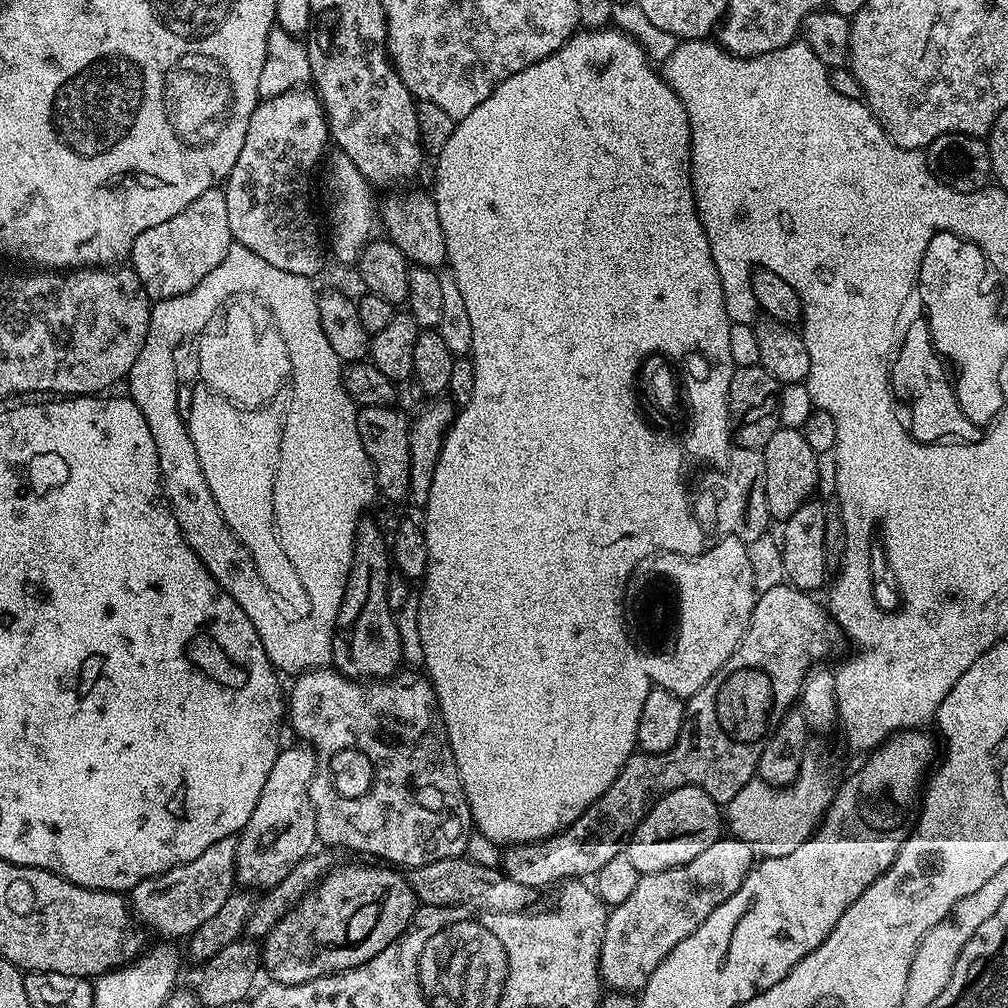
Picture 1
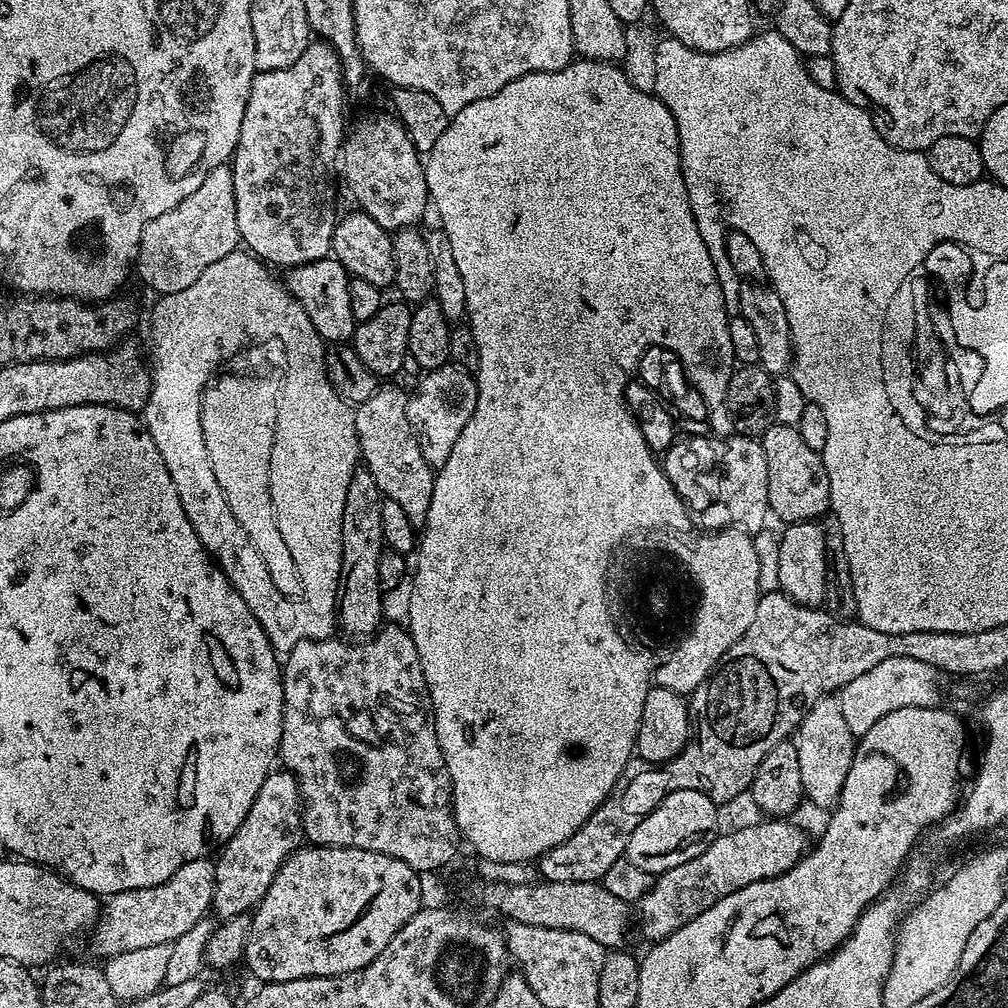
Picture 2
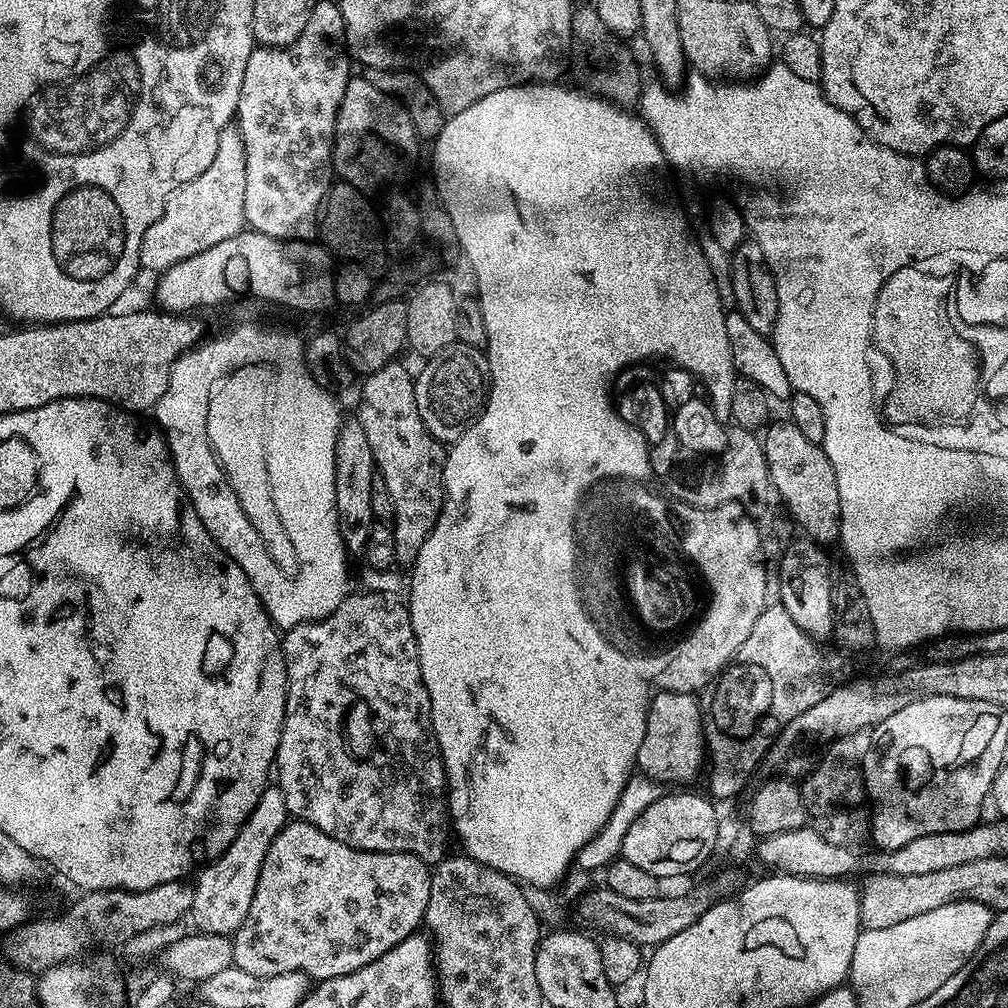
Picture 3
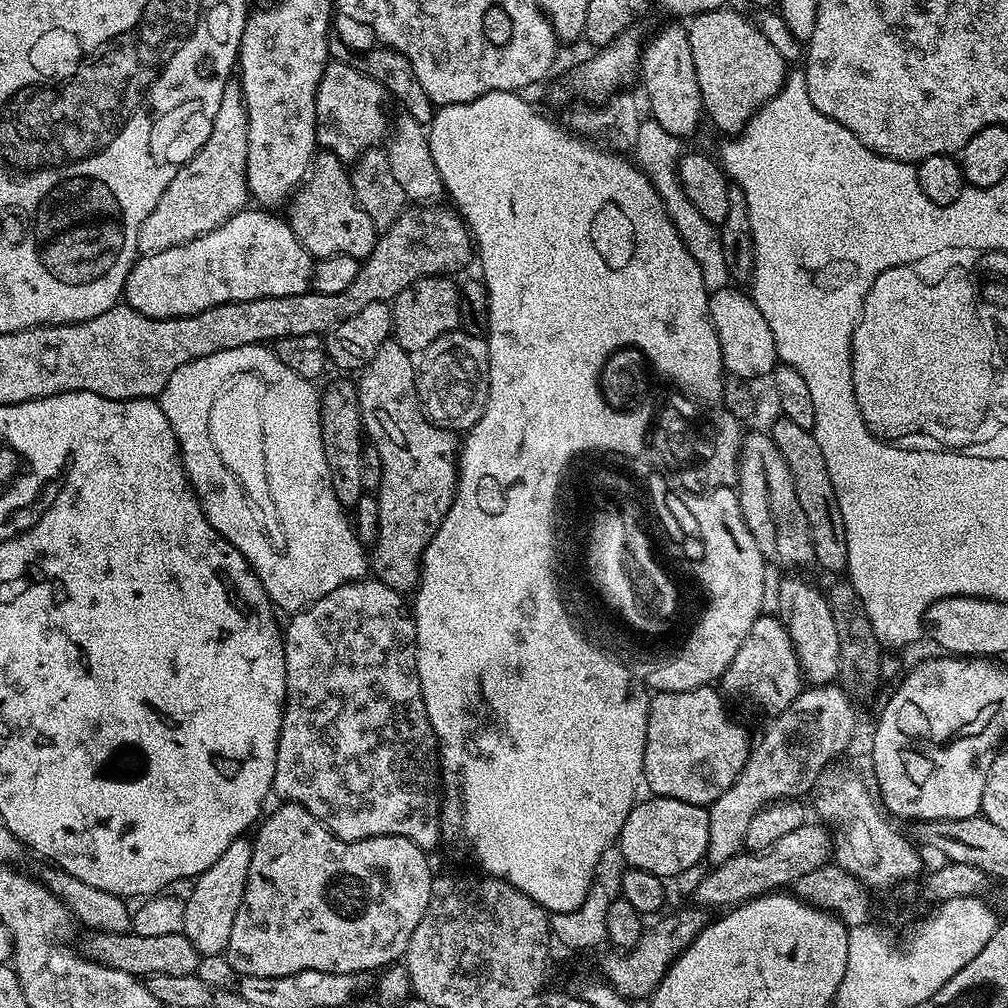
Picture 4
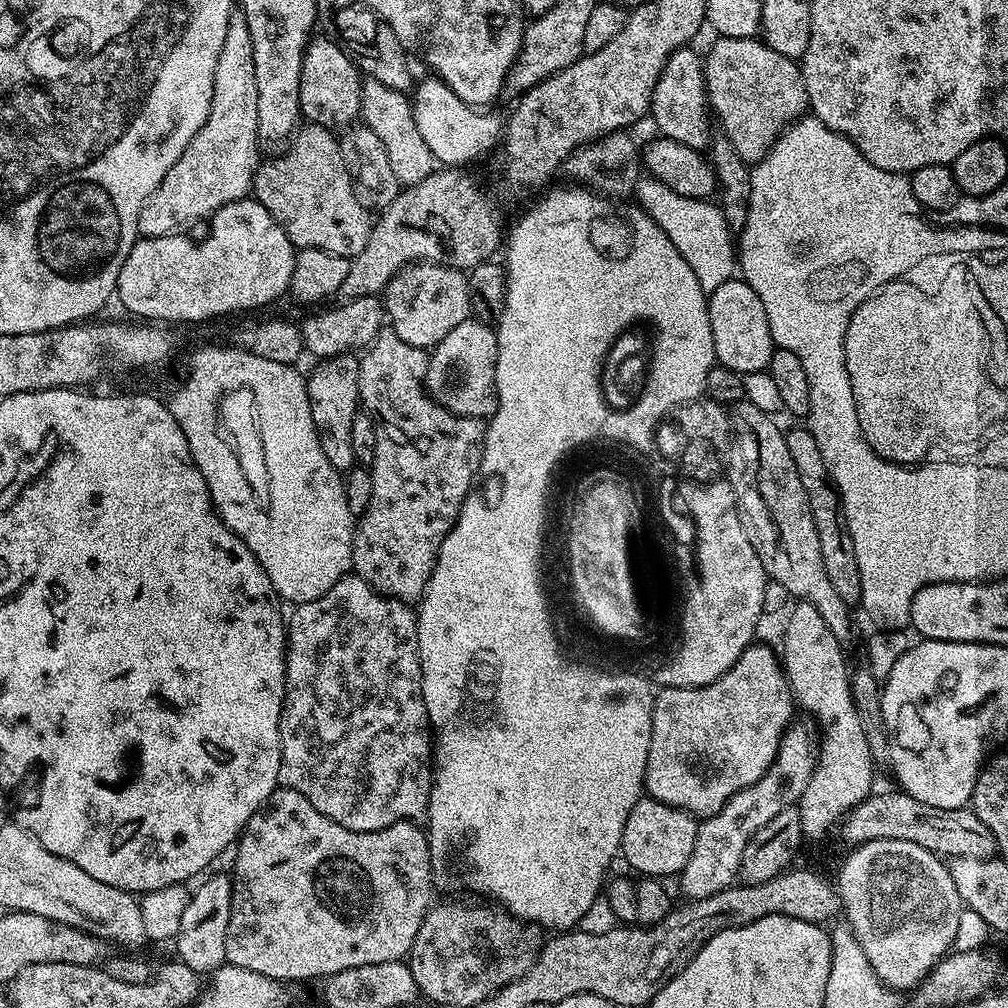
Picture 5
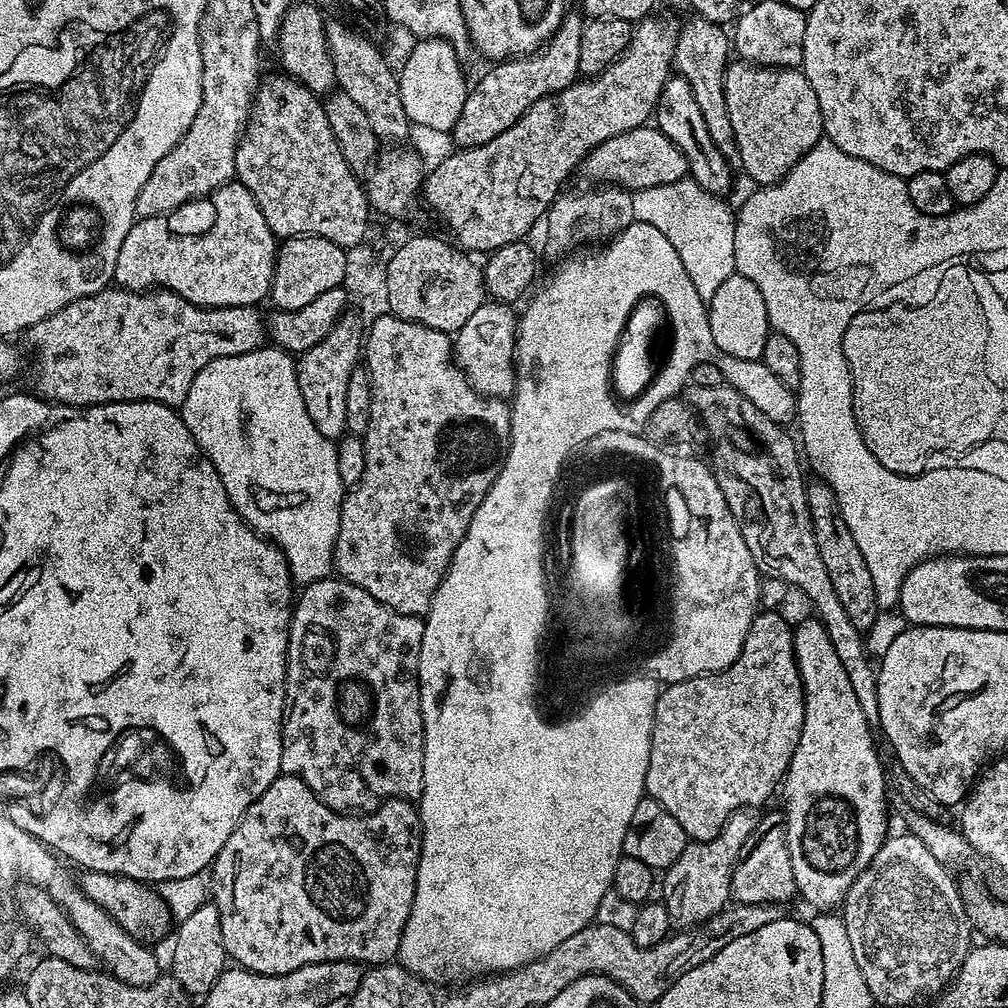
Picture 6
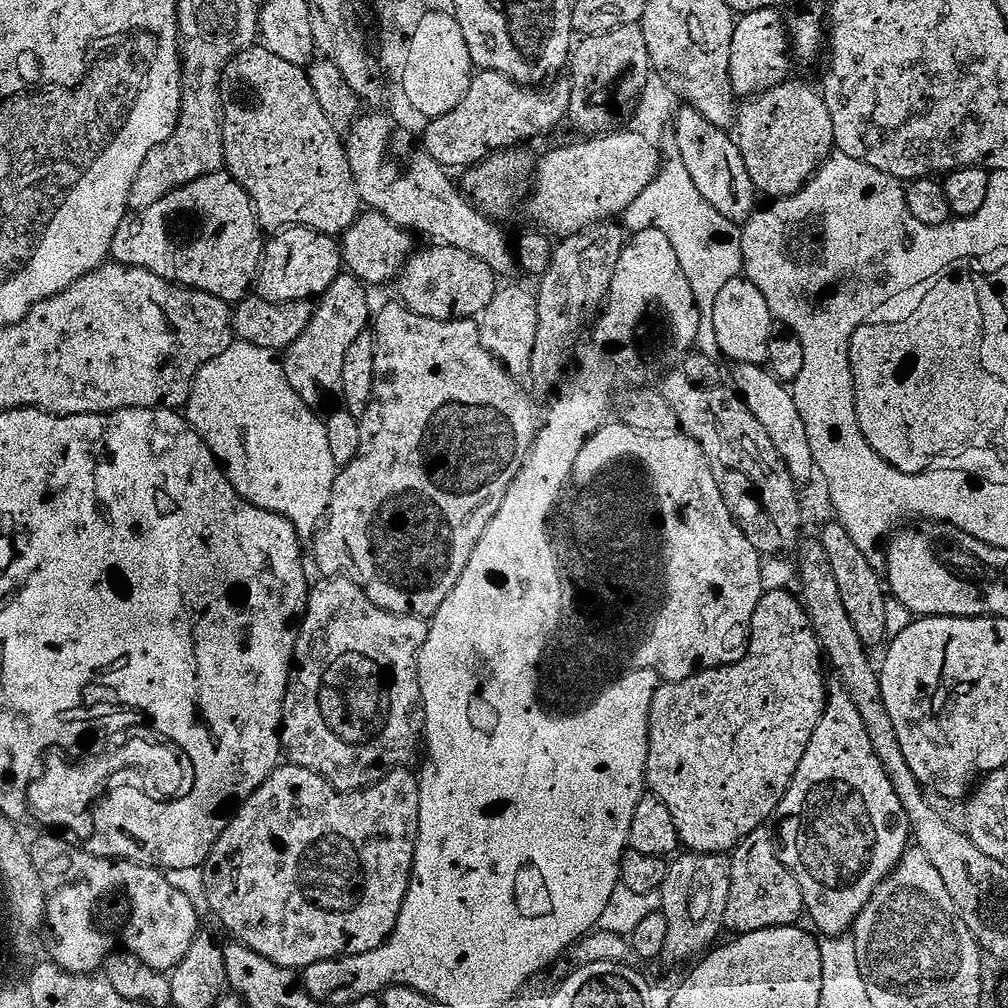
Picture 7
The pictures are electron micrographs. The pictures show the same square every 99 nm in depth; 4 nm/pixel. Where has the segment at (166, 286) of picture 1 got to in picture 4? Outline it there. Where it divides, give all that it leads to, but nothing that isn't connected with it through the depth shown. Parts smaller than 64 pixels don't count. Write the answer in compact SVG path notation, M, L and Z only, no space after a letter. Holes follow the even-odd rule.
M229 82L222 94L218 114L214 114L214 126L210 138L180 167L178 174L170 178L170 186L162 190L162 198L146 214L142 230L138 230L137 253L140 256L158 254L186 242L194 242L210 230L218 230L234 214L243 212L249 203L248 175L246 174L246 146L248 145L248 111L239 83Z

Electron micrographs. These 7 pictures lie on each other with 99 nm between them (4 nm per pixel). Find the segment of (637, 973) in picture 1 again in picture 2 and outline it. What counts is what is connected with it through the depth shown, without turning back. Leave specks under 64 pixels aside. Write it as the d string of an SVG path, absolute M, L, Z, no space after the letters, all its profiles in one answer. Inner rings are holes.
M764 818L761 819L759 824L754 826L746 826L745 828L732 828L725 831L723 834L717 835L714 842L710 842L710 846L706 846L706 850L702 850L702 854L698 854L698 858L690 858L690 862L682 862L682 866L674 866L670 870L659 873L653 879L652 889L641 898L638 905L638 911L640 911L640 932L648 939L648 942L659 942L665 940L671 932L678 930L682 926L686 926L686 922L690 922L694 918L698 918L698 914L702 914L706 910L710 910L710 906L714 906L714 902L718 902L722 898L726 898L730 894L734 894L738 890L742 890L746 886L750 886L754 882L762 882L763 880L769 880L775 876L781 876L786 874L792 867L797 864L803 856L809 851L810 840L808 844L808 836L799 828L796 824L791 824L793 821L788 818Z

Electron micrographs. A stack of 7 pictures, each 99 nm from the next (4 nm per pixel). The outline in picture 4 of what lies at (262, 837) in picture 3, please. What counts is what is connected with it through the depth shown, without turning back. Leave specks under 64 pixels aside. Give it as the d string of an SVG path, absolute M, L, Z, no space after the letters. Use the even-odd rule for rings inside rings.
M241 838L230 842L222 853L222 858L210 866L202 875L195 877L191 885L192 893L184 900L184 930L186 938L200 952L201 957L216 956L227 953L230 942L230 930L234 927L234 914L238 914L238 906L246 890L246 878L250 870L252 857L252 840Z

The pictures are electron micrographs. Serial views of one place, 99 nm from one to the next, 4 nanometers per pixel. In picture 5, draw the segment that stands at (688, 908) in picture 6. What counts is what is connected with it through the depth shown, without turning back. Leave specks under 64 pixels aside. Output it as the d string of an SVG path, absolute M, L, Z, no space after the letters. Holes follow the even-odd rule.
M797 719L784 731L774 762L770 762L766 774L762 774L754 786L738 790L738 794L724 803L722 810L703 817L697 823L694 854L690 854L690 862L686 862L678 874L680 888L688 900L710 898L710 894L718 894L737 883L742 854L746 854L746 846L753 834L762 830L770 818L782 814L782 810L799 805L806 782L810 782L810 774L814 774L816 769L818 755L818 725L815 719L807 719Z

